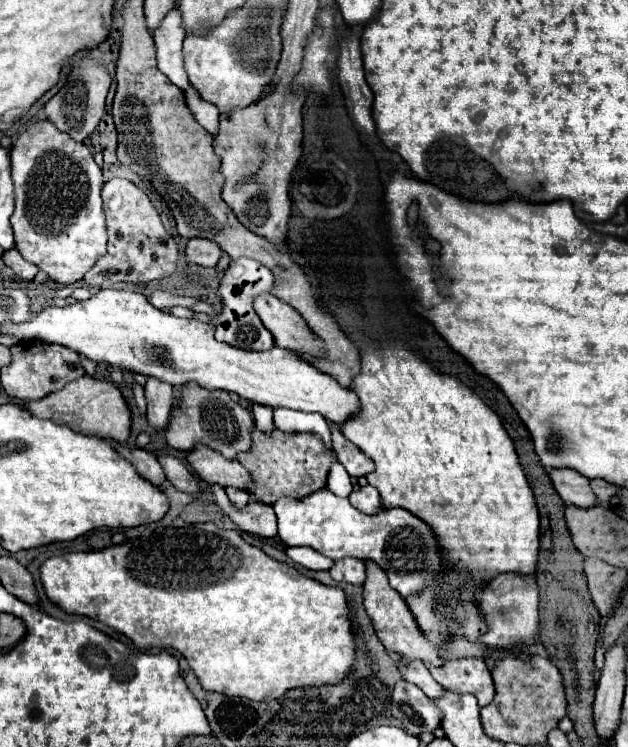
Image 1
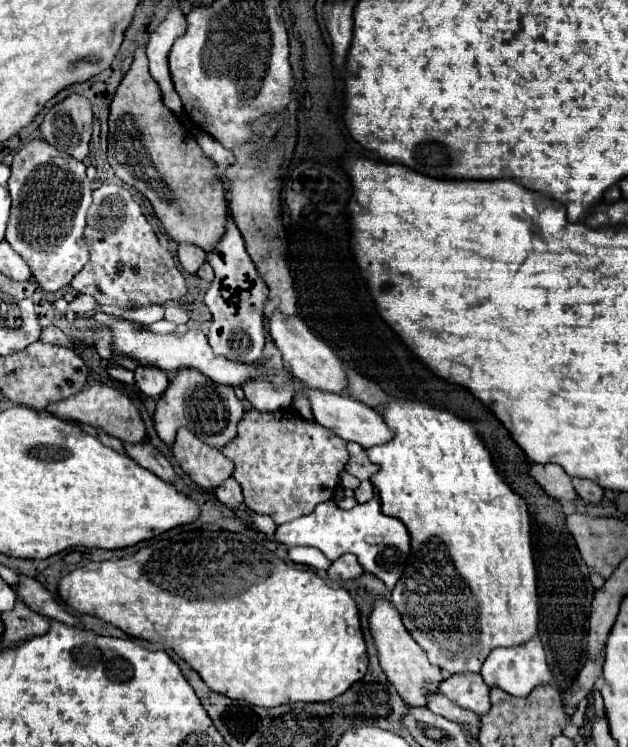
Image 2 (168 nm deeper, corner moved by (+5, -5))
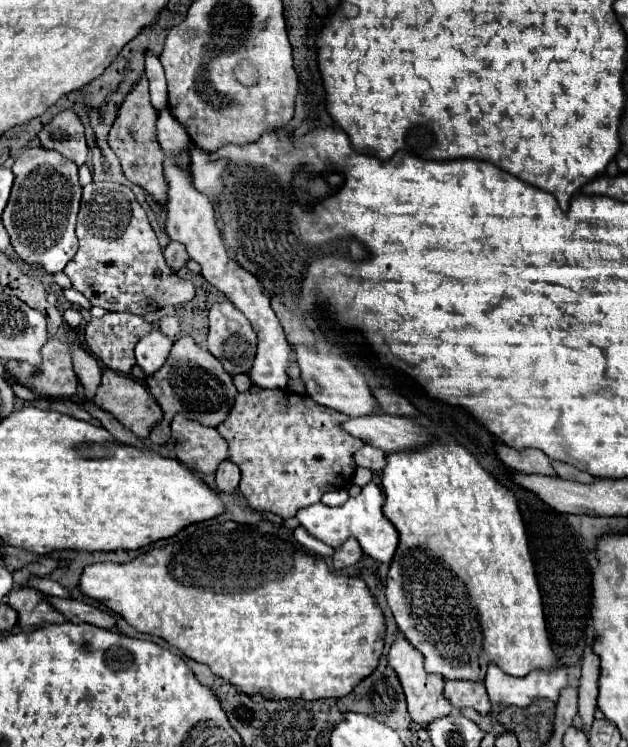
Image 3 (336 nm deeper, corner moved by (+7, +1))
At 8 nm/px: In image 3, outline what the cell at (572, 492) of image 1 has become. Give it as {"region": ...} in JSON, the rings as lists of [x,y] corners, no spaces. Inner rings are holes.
{"region":[[[496,445],[496,455],[498,459],[516,471],[524,473],[540,473],[540,475],[550,475],[554,477],[556,473],[552,471],[552,461],[546,457],[540,449],[512,449],[508,445]]]}

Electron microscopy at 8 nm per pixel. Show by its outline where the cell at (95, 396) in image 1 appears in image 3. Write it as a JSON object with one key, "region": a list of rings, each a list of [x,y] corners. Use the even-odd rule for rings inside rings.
{"region":[[[104,371],[102,373],[102,383],[98,387],[94,403],[98,407],[102,407],[104,411],[110,411],[126,429],[130,429],[140,439],[146,439],[150,435],[152,427],[156,427],[162,421],[162,409],[156,403],[156,399],[148,393],[144,383],[136,381],[130,375],[122,375],[116,371]]]}

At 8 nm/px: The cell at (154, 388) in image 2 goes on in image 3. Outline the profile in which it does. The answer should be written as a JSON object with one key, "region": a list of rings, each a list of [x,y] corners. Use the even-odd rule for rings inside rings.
{"region":[[[150,331],[136,343],[136,361],[146,375],[152,375],[158,367],[162,367],[172,345],[174,341],[162,331]]]}

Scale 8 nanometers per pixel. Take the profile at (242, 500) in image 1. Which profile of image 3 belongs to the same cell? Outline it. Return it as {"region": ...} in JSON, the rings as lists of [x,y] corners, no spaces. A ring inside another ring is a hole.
{"region":[[[230,459],[222,461],[216,469],[216,487],[222,493],[234,493],[238,487],[238,479],[240,479],[240,469],[236,463],[232,463]]]}

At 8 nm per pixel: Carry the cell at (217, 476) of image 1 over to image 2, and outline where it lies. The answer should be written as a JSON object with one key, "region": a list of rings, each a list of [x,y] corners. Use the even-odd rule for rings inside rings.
{"region":[[[178,429],[172,453],[182,471],[202,489],[214,491],[218,485],[232,477],[234,463],[224,457],[220,449],[202,443],[188,429]]]}

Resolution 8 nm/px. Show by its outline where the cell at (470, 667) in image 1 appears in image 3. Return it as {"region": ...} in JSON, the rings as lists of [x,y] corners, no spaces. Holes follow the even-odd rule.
{"region":[[[446,681],[444,697],[452,703],[454,709],[472,707],[480,715],[490,713],[490,701],[486,695],[486,687],[482,683],[472,681]]]}

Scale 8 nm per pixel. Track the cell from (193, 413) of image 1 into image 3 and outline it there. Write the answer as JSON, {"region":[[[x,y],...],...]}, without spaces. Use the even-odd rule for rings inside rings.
{"region":[[[184,335],[174,343],[166,363],[160,367],[160,371],[152,373],[146,379],[146,385],[164,411],[164,419],[158,423],[158,427],[152,429],[148,437],[154,445],[164,445],[168,441],[168,425],[176,413],[184,413],[188,419],[194,419],[206,427],[218,427],[222,419],[226,419],[238,393],[232,383],[232,377],[220,367],[218,359],[208,349],[196,345],[190,335]]]}

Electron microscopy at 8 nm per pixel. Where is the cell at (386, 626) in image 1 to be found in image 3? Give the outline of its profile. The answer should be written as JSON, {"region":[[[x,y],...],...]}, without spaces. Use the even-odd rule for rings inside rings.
{"region":[[[398,635],[396,643],[392,645],[388,653],[388,663],[396,669],[400,677],[400,683],[404,687],[404,695],[408,701],[408,713],[414,723],[420,723],[420,727],[428,727],[428,723],[432,723],[434,719],[446,717],[452,713],[452,705],[442,695],[444,679],[440,679],[440,675],[428,675],[424,671],[424,657],[418,651],[414,651],[412,645],[402,635]]]}

